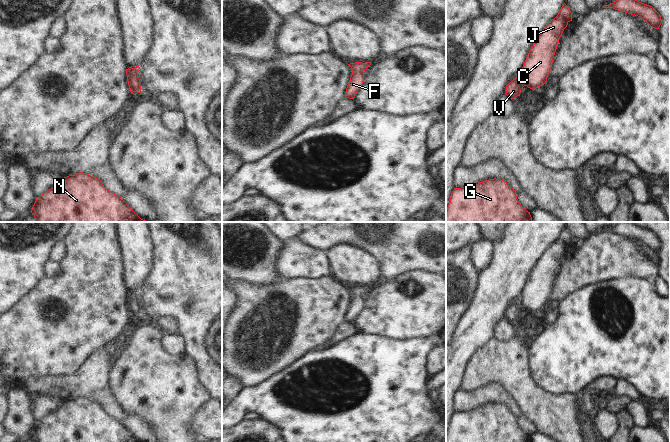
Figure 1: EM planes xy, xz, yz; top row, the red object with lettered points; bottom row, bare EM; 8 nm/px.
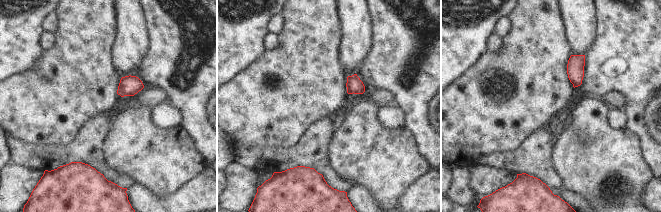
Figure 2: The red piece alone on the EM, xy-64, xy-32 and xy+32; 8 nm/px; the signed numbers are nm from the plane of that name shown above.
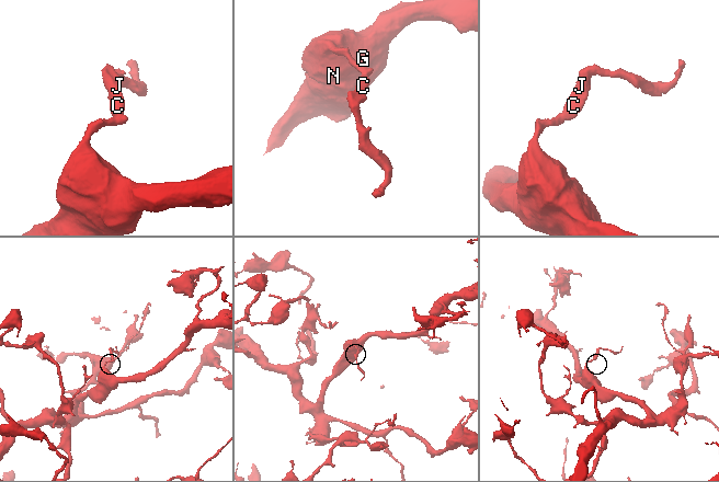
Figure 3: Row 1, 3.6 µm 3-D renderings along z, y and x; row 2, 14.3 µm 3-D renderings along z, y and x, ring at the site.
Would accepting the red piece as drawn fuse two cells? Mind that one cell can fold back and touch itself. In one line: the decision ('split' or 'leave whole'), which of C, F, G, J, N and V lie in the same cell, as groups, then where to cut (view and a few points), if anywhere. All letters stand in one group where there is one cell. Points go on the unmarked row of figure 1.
leave whole | C F G J N V | no cut

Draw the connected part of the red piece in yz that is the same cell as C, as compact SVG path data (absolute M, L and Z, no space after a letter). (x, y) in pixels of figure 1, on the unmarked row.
M564 227L558 239L545 250L531 271L520 301L506 309L505 318L509 322L520 320L524 310L535 314L546 307L559 263L570 245L572 245L572 237Z

